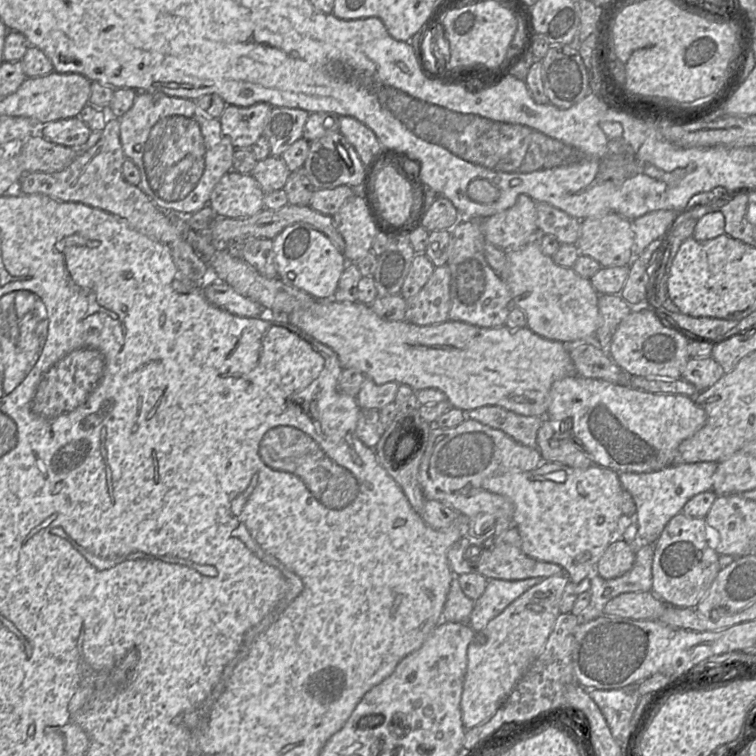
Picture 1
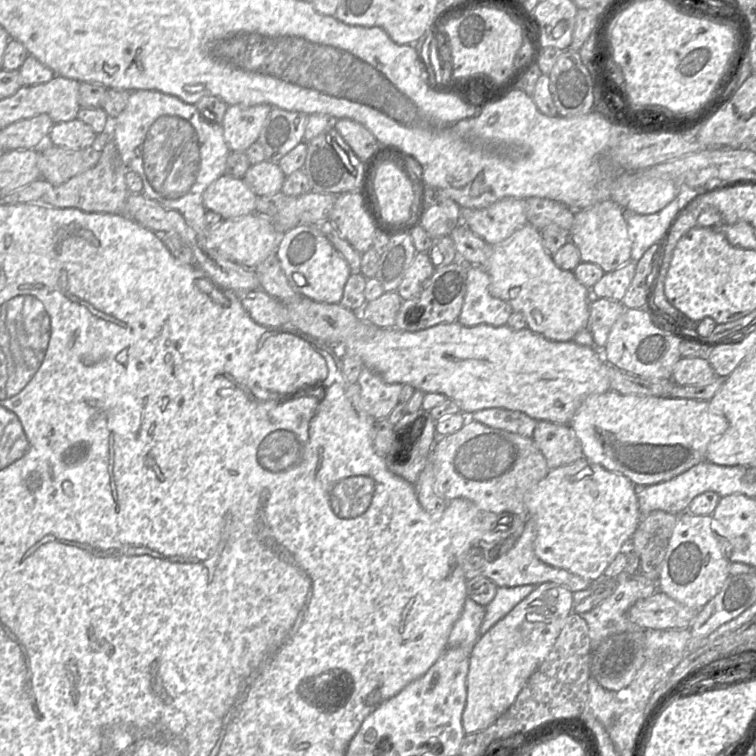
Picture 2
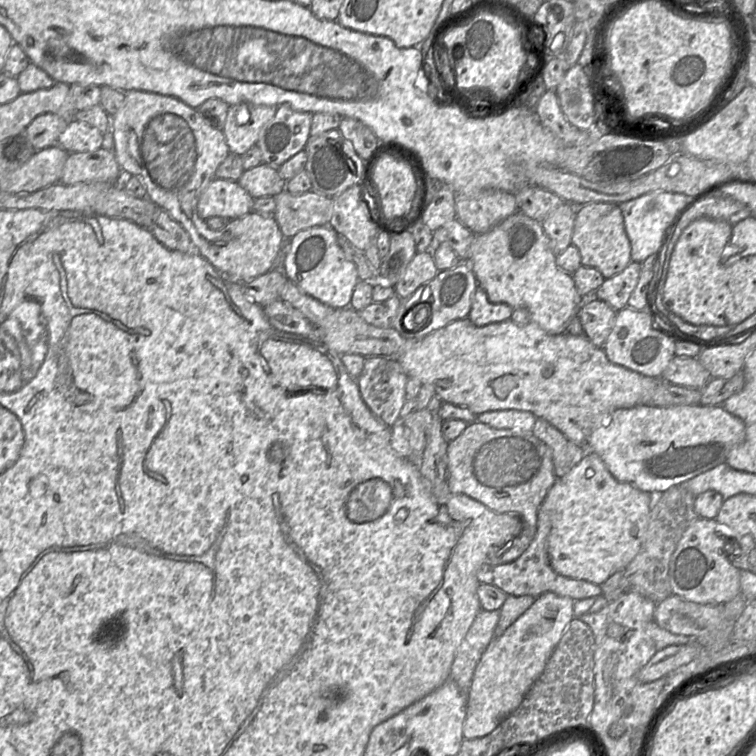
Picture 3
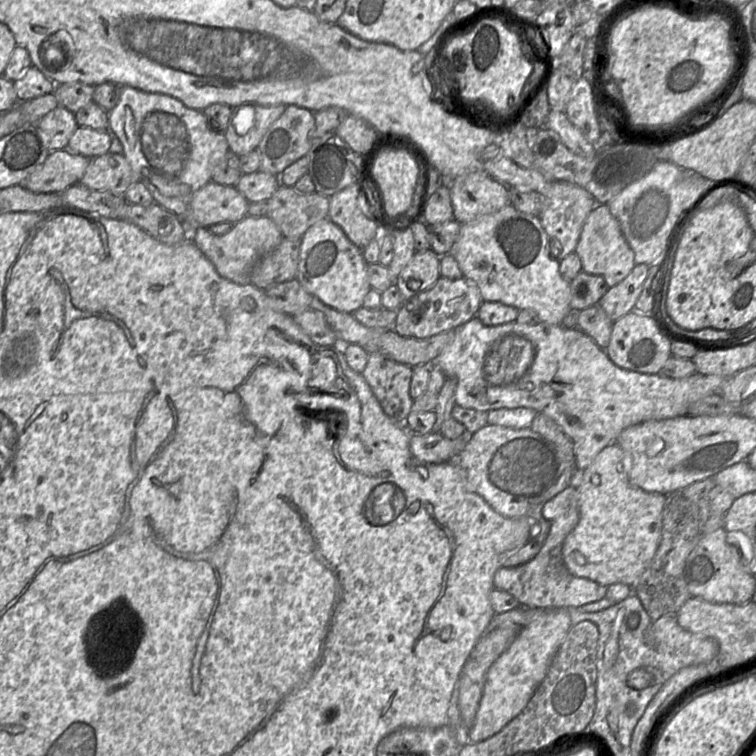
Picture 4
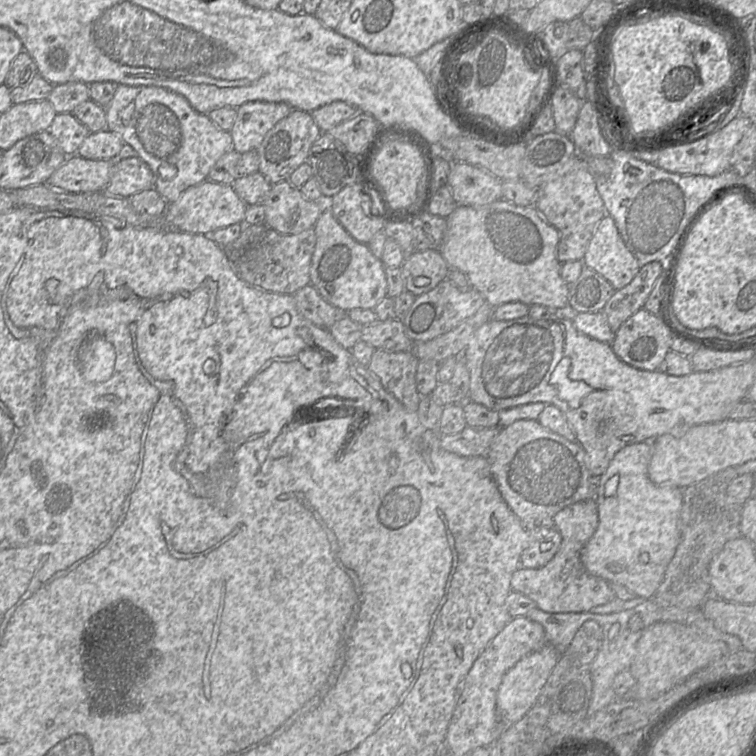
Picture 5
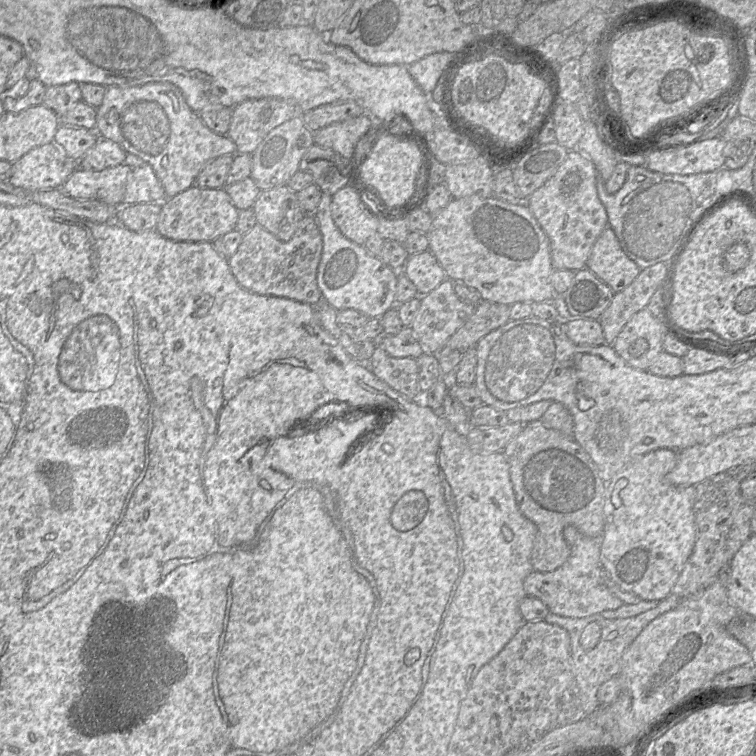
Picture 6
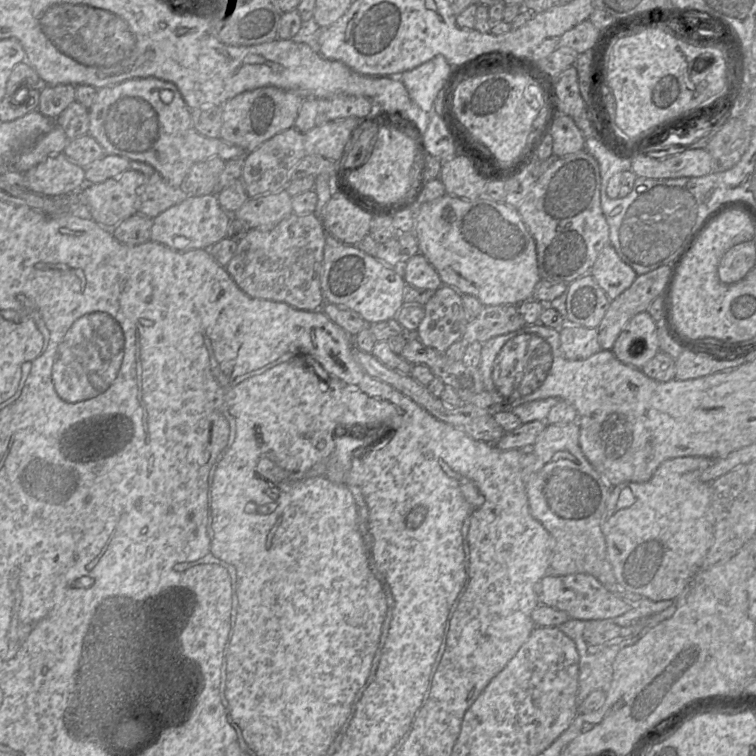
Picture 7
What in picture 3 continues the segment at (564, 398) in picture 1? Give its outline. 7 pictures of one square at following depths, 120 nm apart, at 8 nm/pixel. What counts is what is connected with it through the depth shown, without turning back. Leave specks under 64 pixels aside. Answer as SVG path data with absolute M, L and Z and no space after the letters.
M637 405L615 410L607 426L601 426L593 431L586 443L586 452L599 455L617 481L632 484L640 491L655 497L673 486L725 463L729 452L745 440L745 433L744 422L725 410L722 405Z

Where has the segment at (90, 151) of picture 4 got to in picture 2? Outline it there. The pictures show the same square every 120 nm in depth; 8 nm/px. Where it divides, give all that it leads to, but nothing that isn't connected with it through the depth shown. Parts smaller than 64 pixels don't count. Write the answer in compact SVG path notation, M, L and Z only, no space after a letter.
M78 119L54 123L46 142L60 148L84 149L92 146L96 133Z

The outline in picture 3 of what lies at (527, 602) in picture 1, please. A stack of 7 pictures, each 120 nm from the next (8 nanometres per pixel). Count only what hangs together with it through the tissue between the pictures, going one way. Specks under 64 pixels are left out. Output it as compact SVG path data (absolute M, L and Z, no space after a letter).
M547 592L536 598L532 606L523 613L505 632L494 637L478 662L467 692L466 717L463 724L465 739L480 738L490 734L504 719L523 702L532 686L542 675L549 658L572 621L574 600Z

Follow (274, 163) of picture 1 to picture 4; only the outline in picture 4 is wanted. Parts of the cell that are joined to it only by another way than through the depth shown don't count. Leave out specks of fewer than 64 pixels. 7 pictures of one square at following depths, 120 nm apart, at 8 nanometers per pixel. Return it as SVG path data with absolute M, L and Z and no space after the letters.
M258 170L243 174L236 183L236 189L249 201L267 201L280 186L279 176Z

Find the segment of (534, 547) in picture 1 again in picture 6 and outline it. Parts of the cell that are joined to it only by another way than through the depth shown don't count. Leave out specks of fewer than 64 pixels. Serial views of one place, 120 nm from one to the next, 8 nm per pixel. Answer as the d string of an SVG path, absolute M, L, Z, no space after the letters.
M657 449L635 459L622 471L617 473L609 482L605 482L605 502L603 506L604 529L600 539L600 559L602 568L604 572L608 574L623 590L631 592L637 595L641 600L645 601L659 602L666 599L671 594L673 586L692 554L696 541L696 526L693 514L696 488L695 486L675 486L666 480L666 475L675 468L677 461L677 451L670 449Z

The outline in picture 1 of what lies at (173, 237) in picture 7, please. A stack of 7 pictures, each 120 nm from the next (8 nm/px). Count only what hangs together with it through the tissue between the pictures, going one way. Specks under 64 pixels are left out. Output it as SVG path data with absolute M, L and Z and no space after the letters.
M231 170L212 190L208 205L217 217L248 218L265 208L264 196L265 192L250 173Z

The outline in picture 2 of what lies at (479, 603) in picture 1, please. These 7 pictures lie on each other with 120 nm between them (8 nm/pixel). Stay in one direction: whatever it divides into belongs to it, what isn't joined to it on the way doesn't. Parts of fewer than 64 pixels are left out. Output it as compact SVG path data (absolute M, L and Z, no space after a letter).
M530 584L516 587L498 587L494 599L485 607L485 617L480 626L480 635L484 635L499 620L505 617L537 586Z

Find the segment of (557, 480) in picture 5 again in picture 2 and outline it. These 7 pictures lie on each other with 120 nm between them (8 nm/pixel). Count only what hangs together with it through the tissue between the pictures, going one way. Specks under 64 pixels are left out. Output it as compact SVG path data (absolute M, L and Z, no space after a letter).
M468 417L458 431L437 438L430 462L437 490L445 499L465 498L483 511L512 515L510 526L503 527L511 530L511 535L502 544L498 556L509 551L523 533L529 516L524 496L550 471L533 438L491 428Z

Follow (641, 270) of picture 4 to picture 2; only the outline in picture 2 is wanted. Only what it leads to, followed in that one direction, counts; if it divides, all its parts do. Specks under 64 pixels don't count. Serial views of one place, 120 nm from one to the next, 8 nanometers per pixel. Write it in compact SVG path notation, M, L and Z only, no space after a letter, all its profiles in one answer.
M629 261L613 271L605 272L590 289L592 297L621 301L634 277L635 267L636 262Z

